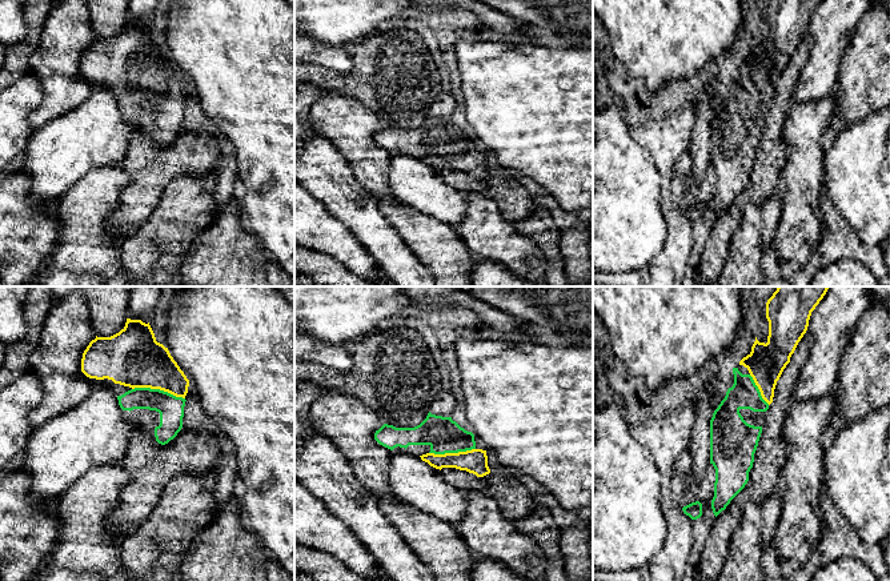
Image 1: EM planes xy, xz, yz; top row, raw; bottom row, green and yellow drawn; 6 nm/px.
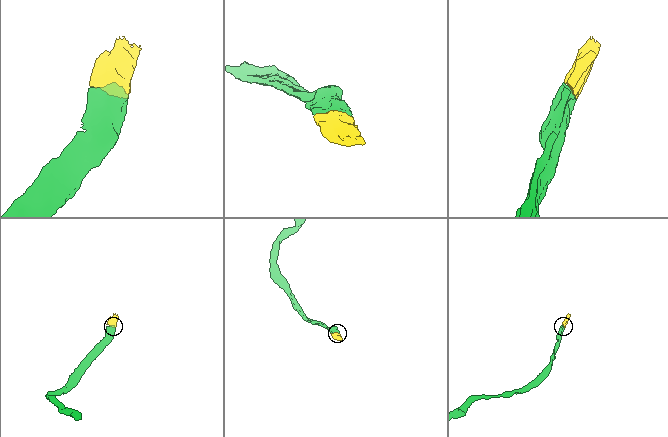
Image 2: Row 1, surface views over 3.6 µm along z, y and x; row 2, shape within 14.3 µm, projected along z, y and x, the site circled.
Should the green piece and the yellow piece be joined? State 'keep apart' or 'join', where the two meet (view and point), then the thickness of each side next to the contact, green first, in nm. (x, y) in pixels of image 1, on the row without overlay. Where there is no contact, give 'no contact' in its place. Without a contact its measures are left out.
join | xy (159, 91) | 160/360 nm

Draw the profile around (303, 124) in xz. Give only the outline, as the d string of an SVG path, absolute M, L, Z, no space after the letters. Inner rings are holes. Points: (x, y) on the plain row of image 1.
M294 83L294 152L302 148L302 135L312 129L310 107L325 92L314 84Z

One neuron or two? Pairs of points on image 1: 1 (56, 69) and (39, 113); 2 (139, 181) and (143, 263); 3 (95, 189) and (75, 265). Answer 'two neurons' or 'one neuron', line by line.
1: one neuron
2: two neurons
3: one neuron

